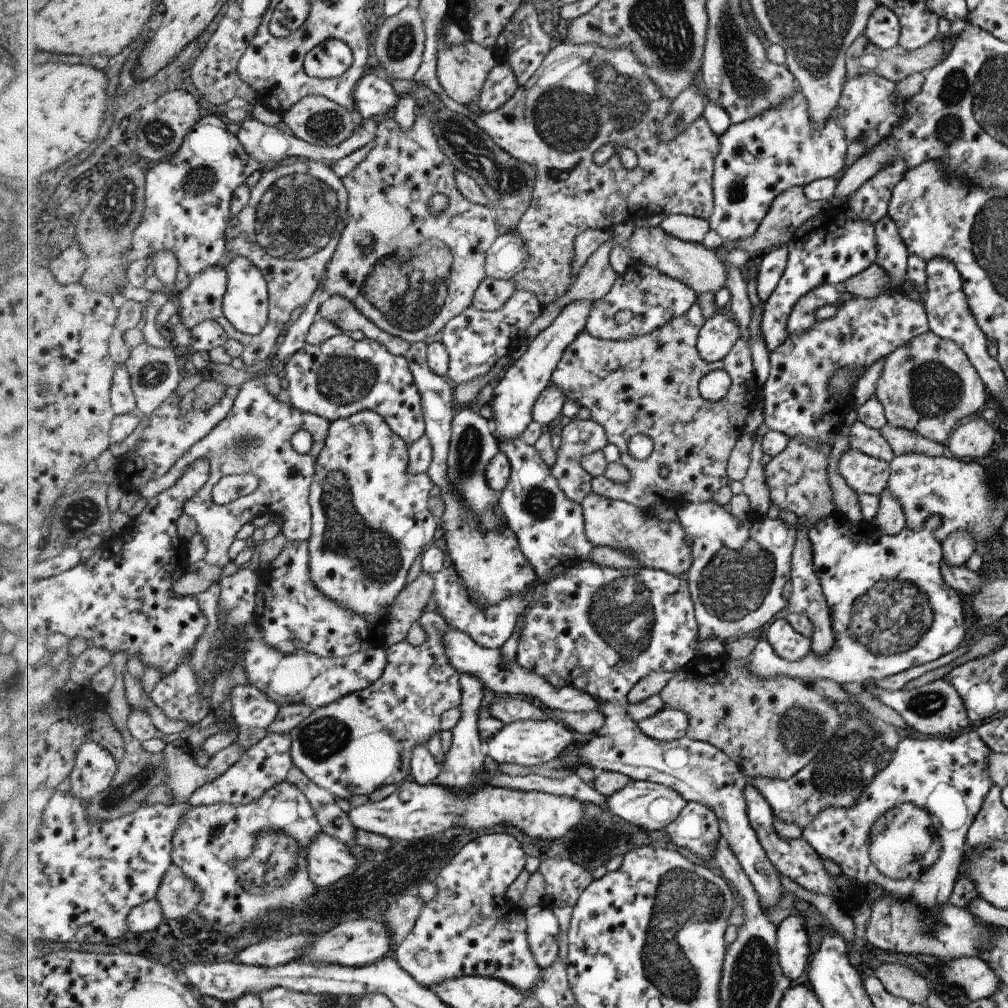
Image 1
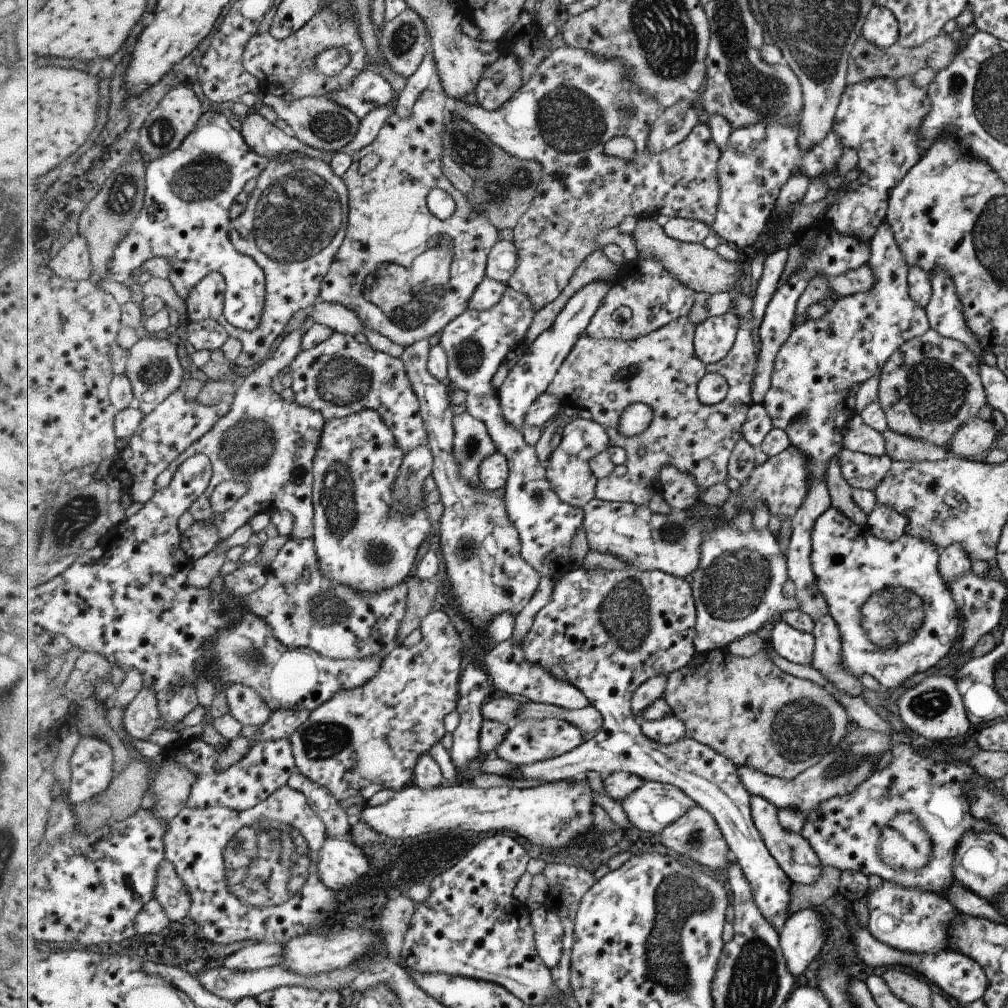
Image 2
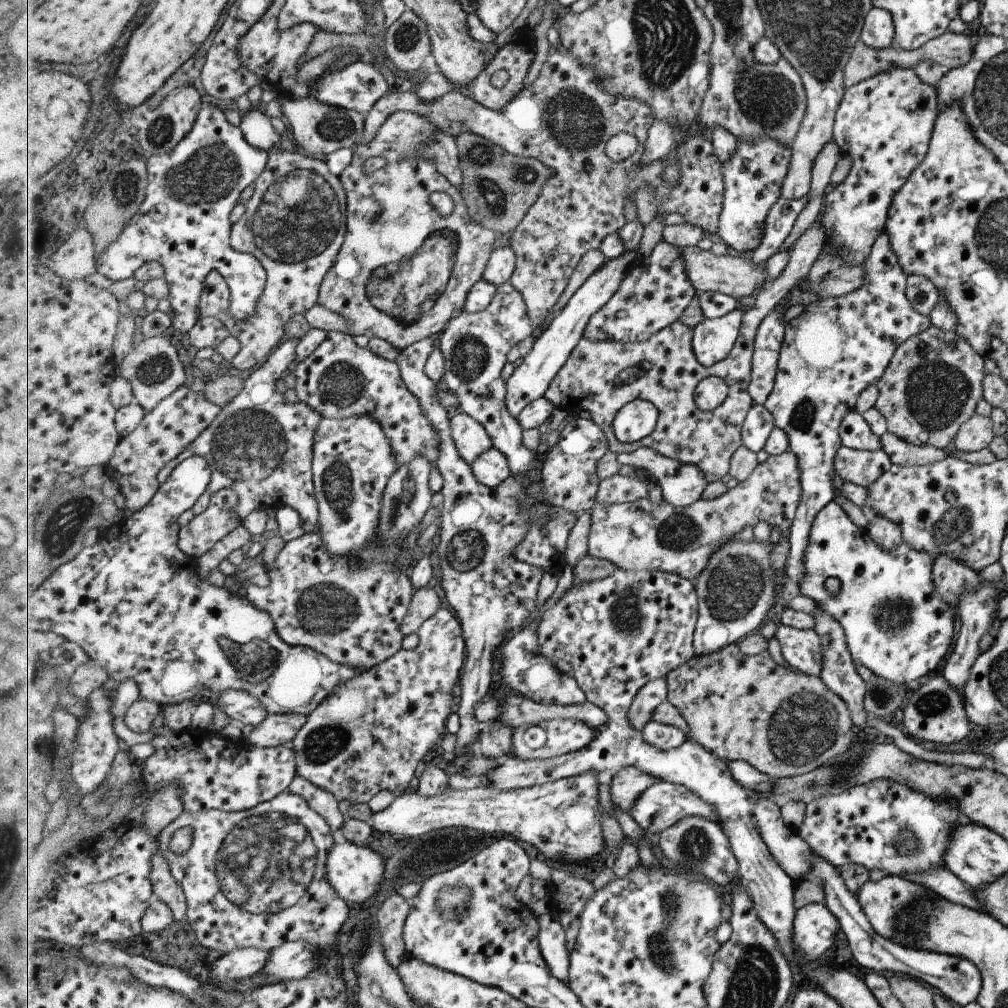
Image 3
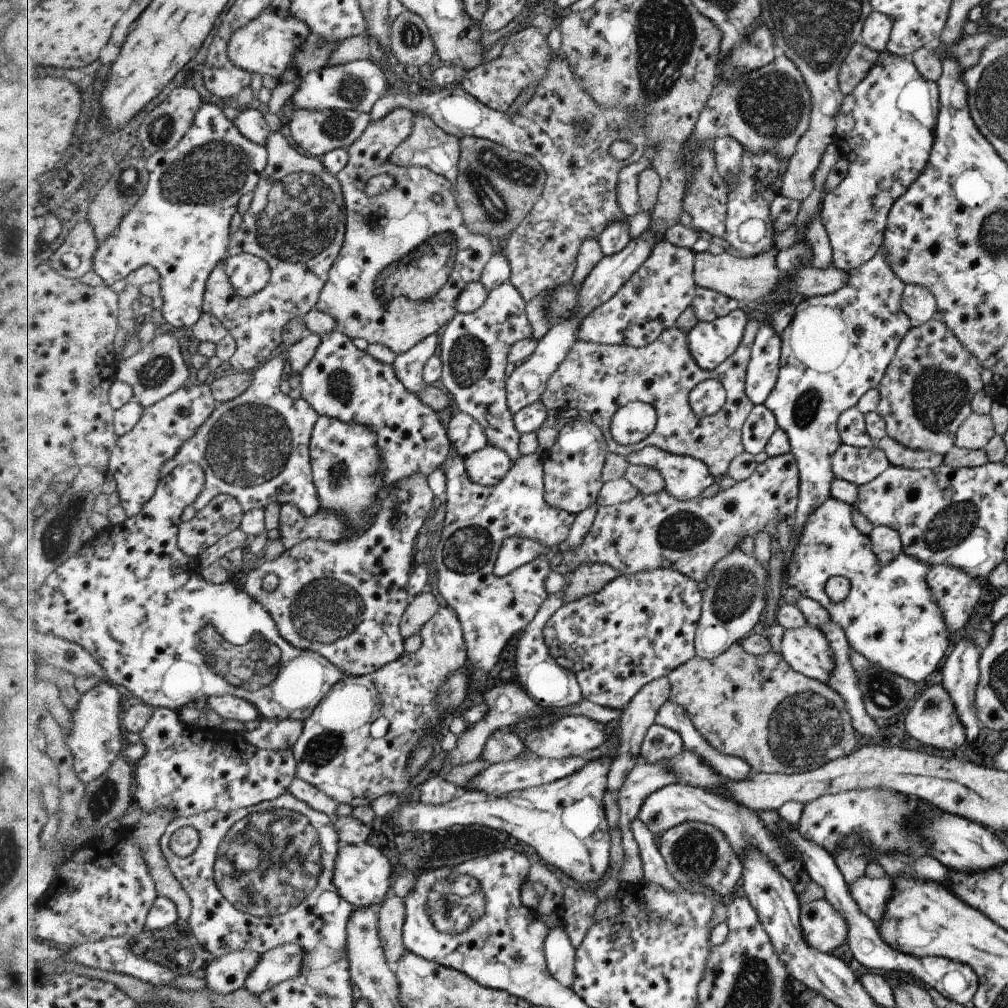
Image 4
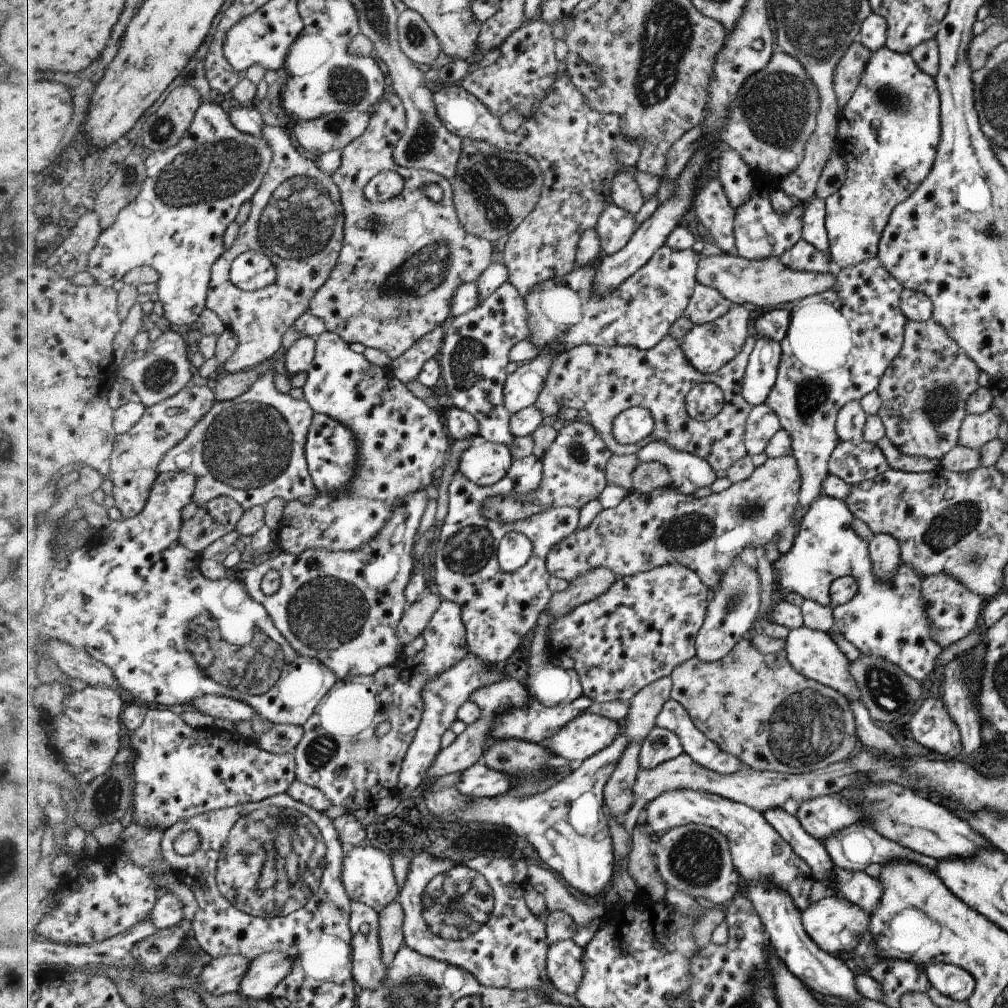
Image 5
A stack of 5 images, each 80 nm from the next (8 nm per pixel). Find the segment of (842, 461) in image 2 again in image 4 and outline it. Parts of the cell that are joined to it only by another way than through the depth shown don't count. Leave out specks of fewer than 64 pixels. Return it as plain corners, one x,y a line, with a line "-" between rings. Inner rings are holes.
843,443
831,456
831,467
835,479
854,485
864,485
890,465
885,453
877,446
852,447

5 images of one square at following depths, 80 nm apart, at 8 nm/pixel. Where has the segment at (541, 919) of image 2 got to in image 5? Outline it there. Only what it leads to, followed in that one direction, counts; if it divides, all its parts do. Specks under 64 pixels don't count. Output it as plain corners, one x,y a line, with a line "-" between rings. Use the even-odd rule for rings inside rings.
573,939
549,947
548,975
561,992
576,996
584,979
584,952
584,946

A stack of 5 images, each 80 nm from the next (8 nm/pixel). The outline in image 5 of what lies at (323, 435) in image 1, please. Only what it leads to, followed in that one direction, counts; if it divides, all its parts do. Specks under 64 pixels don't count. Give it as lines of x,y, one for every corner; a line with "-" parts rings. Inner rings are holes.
274,369
268,371
245,394
238,396
236,399
228,401
217,400
216,404
213,405
212,410
209,411
199,423
197,423
197,426
192,431
189,431
187,438
183,439
173,450
169,451
160,462
158,472
168,473
171,469
187,468
191,474
196,476
196,491
194,492
193,501
198,507
207,504
211,499
223,495
234,498
245,510
257,505
264,507
275,497
282,498
283,500
286,500
287,503
289,501
302,500
305,504
312,503
313,499
316,497
318,490
310,473
306,452
308,432
310,431
315,412
312,409
312,405
310,405
305,399
300,400
296,399
289,393
281,394
281,392
277,392
277,390
275,390
275,384
273,384
273,376
276,374
273,370

